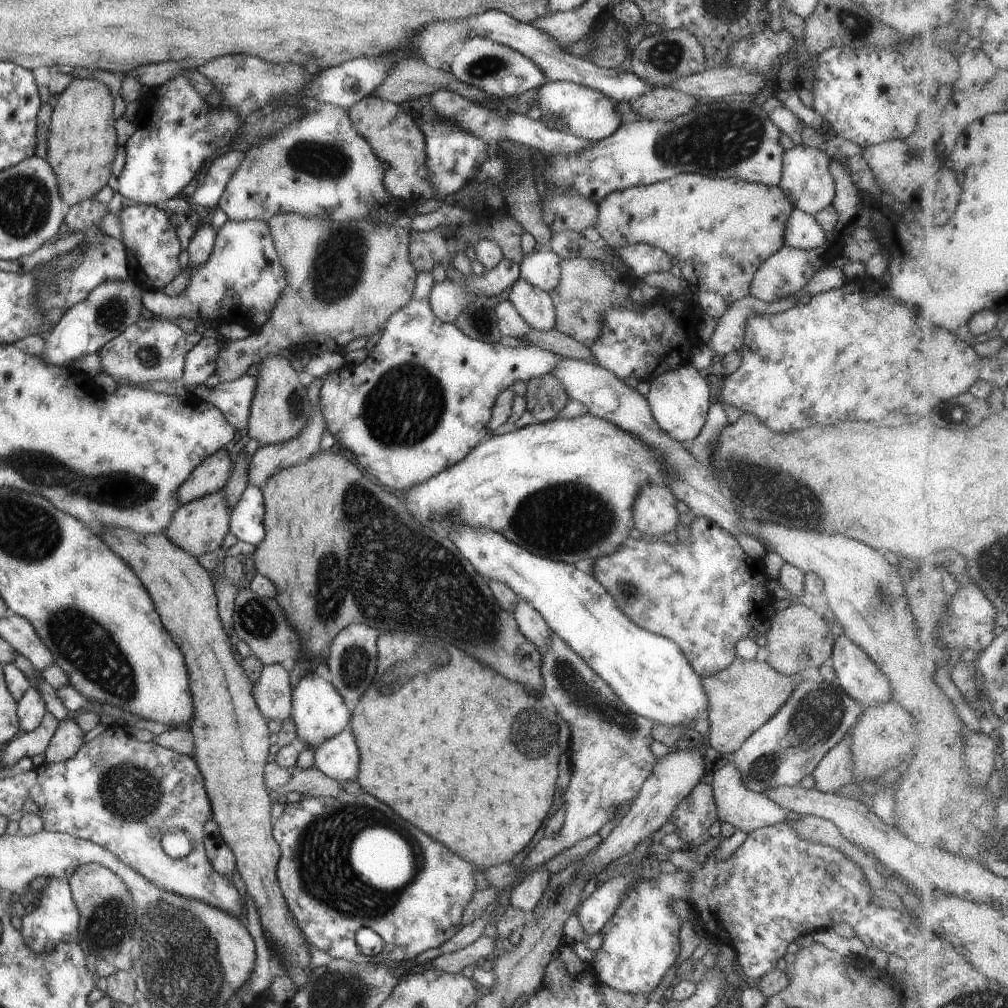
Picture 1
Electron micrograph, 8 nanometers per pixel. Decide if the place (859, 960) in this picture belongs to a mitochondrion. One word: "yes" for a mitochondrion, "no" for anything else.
no

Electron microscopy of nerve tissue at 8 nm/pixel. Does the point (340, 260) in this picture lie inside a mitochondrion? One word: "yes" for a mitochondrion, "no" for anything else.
yes

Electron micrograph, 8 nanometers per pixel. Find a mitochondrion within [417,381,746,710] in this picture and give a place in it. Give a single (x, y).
(552, 520)

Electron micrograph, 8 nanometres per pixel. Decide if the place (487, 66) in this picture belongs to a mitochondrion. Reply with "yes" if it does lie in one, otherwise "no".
yes

